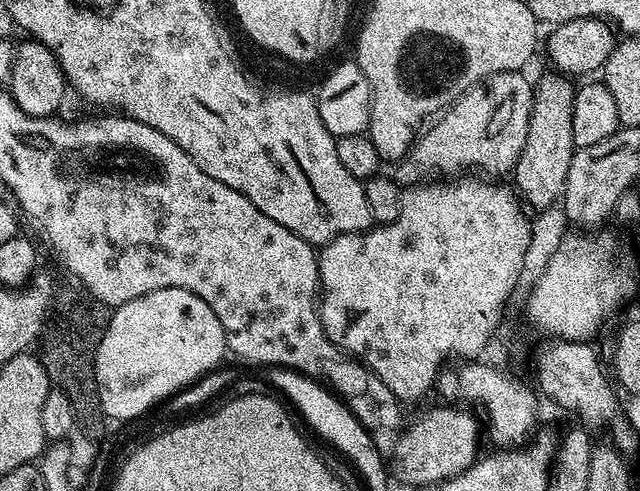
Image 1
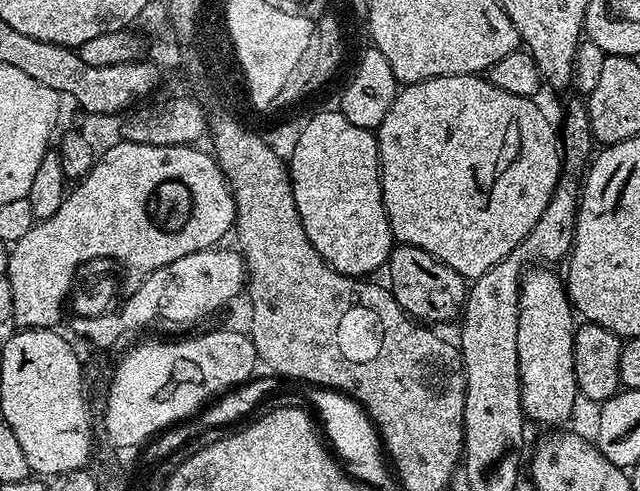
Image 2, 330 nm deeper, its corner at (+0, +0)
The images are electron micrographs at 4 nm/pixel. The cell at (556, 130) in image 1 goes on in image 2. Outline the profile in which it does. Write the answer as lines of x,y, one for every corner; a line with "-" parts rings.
532,266
527,269
524,273
524,278
520,282
520,313
518,314
518,374
520,375
520,397
522,398
522,406
524,407
524,415
527,417
529,421
532,420
536,424
556,424
552,426
560,426
563,424
560,424
563,422
563,420
568,420
572,416
572,411
576,408
576,400
578,401
578,393
576,390
576,379
574,378
574,334
576,333
576,327
578,324
577,317
574,315
574,309
572,306
572,303
568,300
568,290
565,284
565,281
563,279
560,280
558,277
555,276
554,273
552,273
553,269
548,266

